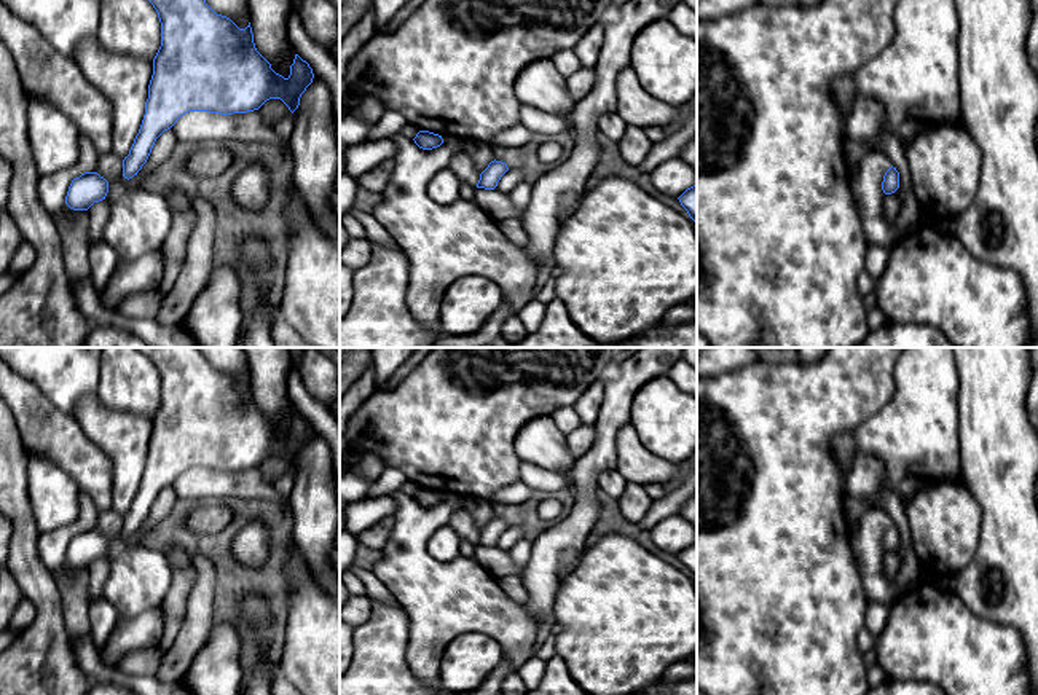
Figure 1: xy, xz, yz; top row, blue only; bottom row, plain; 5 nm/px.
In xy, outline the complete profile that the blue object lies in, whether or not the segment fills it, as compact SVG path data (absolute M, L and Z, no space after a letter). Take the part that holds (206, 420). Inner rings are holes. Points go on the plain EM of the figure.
M136 348L147 355L161 379L161 403L153 416L145 472L123 516L123 534L132 536L147 520L156 496L188 469L220 472L258 467L269 456L281 456L293 470L300 454L313 440L314 430L306 418L295 411L290 432L284 435L257 408L250 379L239 386L230 375L217 371L199 348Z

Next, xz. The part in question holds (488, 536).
M491 518L488 524L480 531L477 545L494 547L501 534L509 528L502 518Z

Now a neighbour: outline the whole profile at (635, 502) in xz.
M627 483L623 494L617 499L622 516L635 524L646 516L652 504L644 486L638 483Z

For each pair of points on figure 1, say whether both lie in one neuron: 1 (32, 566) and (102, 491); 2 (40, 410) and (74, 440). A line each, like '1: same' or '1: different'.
1: different
2: same

